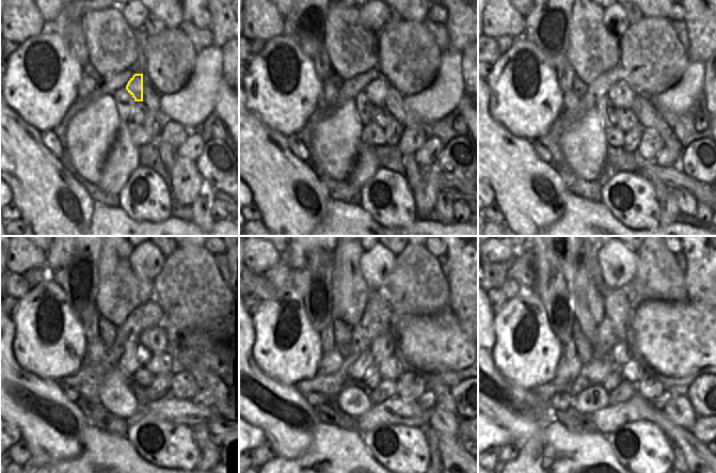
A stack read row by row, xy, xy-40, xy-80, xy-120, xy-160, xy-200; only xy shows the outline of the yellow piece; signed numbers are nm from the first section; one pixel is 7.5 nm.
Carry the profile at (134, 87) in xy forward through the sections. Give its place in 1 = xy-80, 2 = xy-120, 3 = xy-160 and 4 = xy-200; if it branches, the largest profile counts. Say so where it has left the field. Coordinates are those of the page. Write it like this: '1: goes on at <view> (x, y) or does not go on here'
1: goes on at xy-80 (621, 95)
2: goes on at xy-120 (150, 341)
3: goes on at xy-160 (383, 346)
4: goes on at xy-200 (621, 353)

